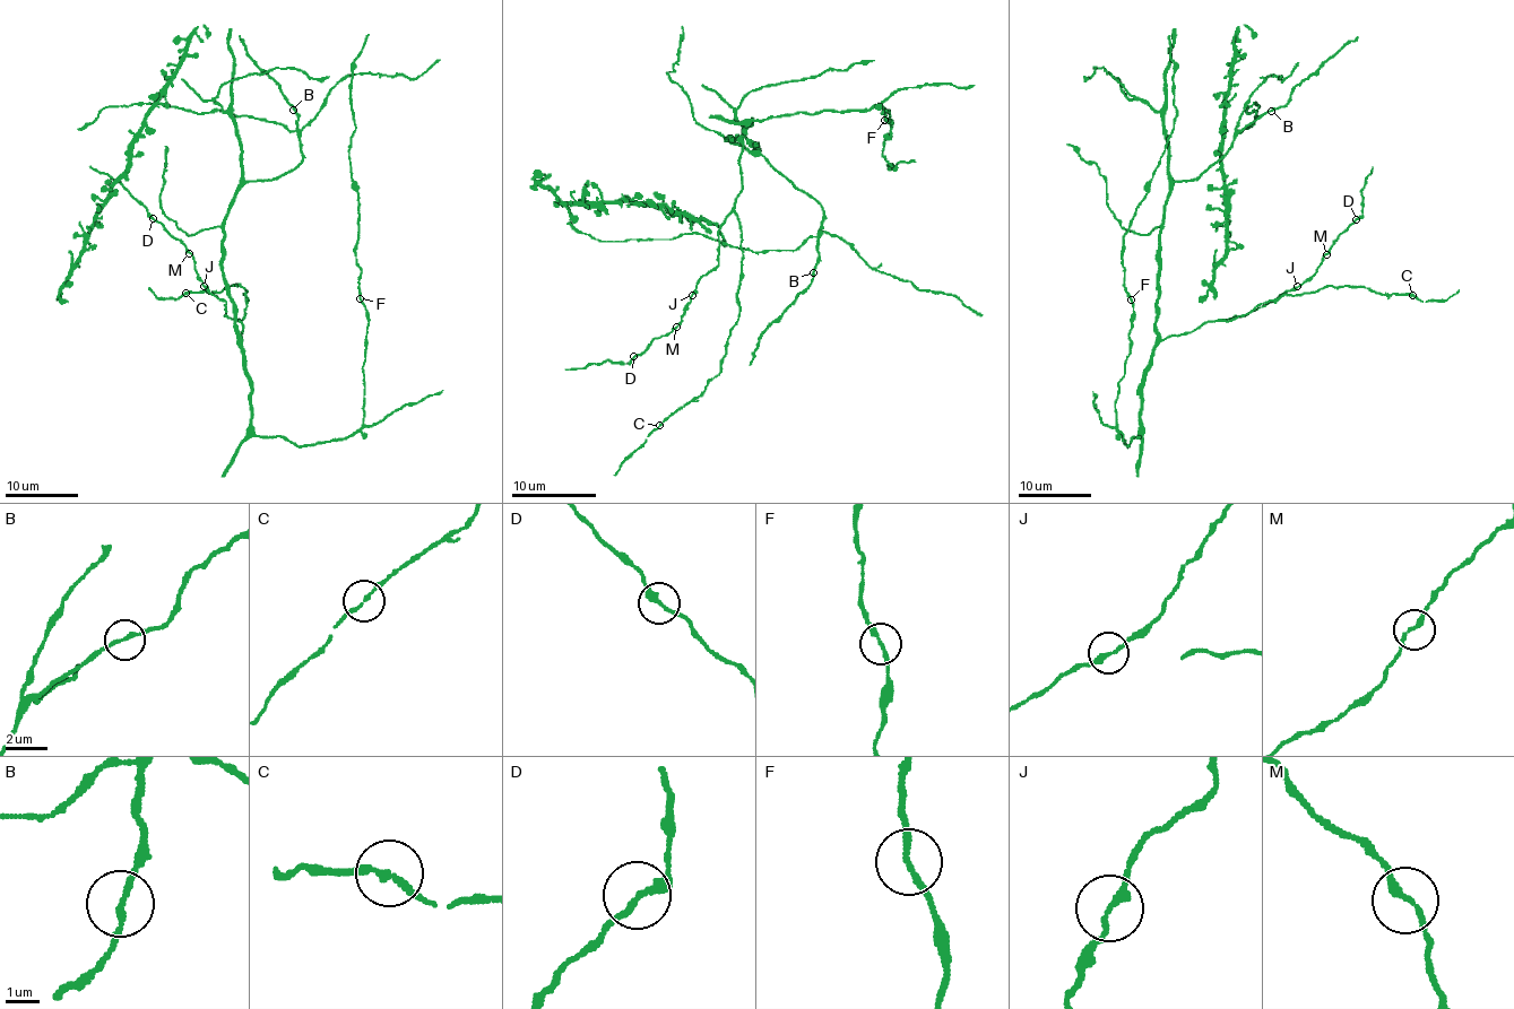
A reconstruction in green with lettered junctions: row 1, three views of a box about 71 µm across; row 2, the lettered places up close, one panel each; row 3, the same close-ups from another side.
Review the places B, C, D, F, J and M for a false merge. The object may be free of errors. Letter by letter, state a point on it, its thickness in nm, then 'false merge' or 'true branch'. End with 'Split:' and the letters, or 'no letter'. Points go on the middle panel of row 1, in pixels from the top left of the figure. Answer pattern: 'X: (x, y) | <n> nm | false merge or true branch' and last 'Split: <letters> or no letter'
B: (813, 272) | 170 nm | true branch
C: (659, 425) | 180 nm | true branch
D: (633, 356) | 200 nm | true branch
F: (884, 120) | 180 nm | true branch
J: (692, 295) | 200 nm | true branch
M: (676, 327) | 200 nm | true branch
Split: no letter

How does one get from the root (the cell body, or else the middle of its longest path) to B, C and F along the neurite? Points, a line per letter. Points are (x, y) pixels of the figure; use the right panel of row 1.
B: (1156, 320), (1159, 236), (1170, 184), (1196, 180), (1226, 153), (1237, 133), (1271, 110)
C: (1156, 320), (1156, 331), (1167, 339), (1326, 286), (1412, 294)
F: (1156, 320), (1158, 344), (1142, 386), (1140, 434), (1126, 445), (1116, 428), (1114, 400), (1128, 355), (1131, 299)

